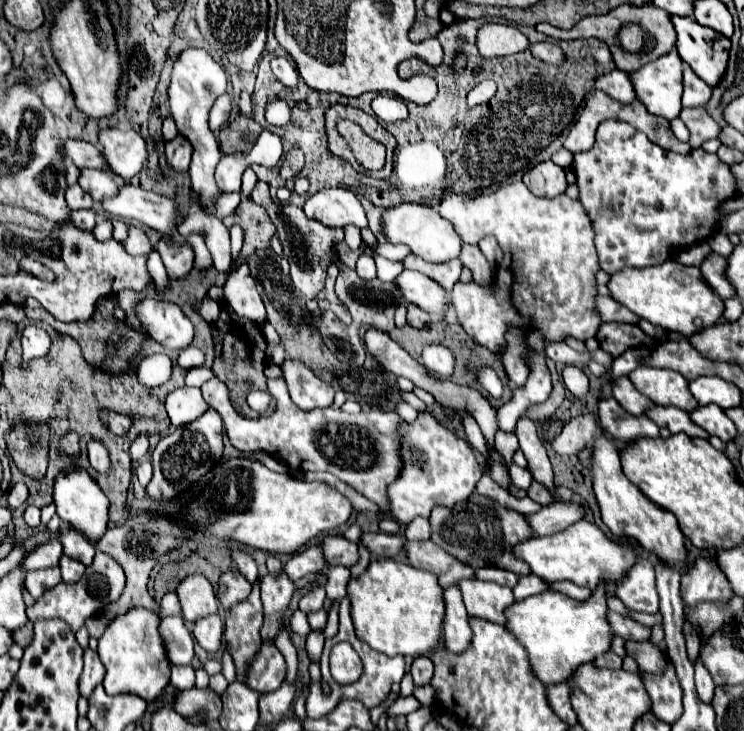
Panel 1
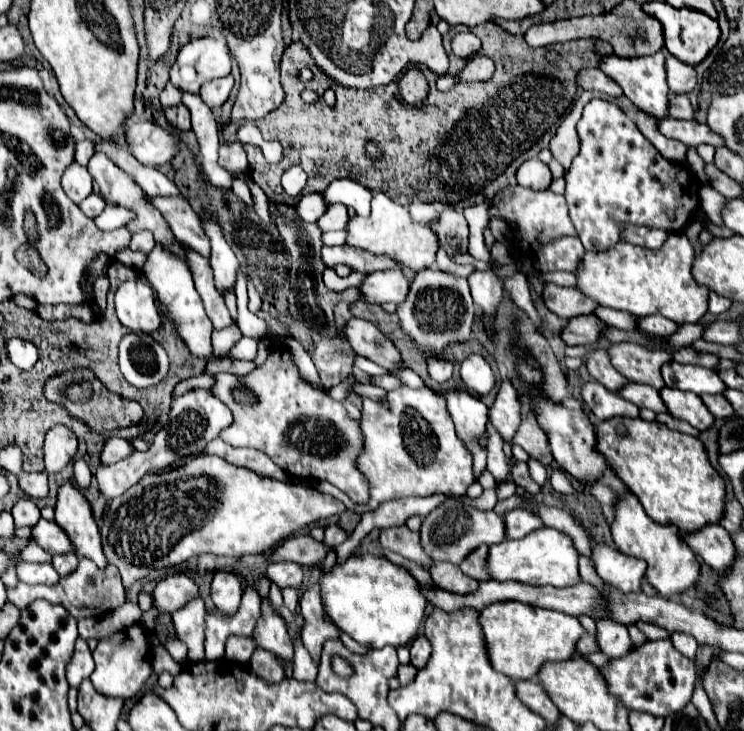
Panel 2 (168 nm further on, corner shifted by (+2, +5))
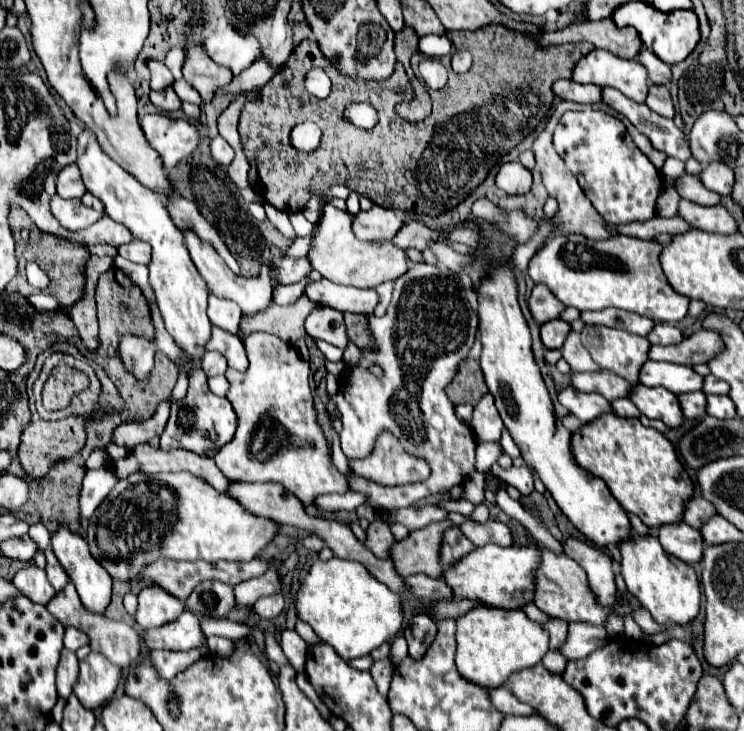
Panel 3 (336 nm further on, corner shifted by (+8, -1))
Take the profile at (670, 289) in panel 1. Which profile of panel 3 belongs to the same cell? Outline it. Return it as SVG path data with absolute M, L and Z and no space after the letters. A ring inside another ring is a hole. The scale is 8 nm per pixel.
M580 235L552 237L532 257L528 275L536 283L548 285L564 305L580 311L618 307L652 321L678 323L688 315L690 299L676 293L668 283L660 265L662 251L664 245L658 241L644 241L626 235L606 241L592 241Z

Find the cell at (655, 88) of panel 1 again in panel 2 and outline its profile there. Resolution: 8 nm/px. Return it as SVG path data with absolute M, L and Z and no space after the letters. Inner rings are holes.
M656 53L650 57L634 57L624 59L618 55L610 55L598 63L598 69L602 69L610 79L614 79L624 95L644 113L650 113L654 117L666 117L668 113L668 85L666 85L666 69L664 69L664 55Z

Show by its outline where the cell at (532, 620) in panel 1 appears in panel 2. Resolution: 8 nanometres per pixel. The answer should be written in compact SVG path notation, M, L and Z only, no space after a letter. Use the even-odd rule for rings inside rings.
M500 601L486 605L480 611L480 625L486 637L490 663L498 673L508 675L512 681L534 679L540 665L546 661L564 661L574 655L576 641L584 633L580 621L572 615L536 609L518 601Z

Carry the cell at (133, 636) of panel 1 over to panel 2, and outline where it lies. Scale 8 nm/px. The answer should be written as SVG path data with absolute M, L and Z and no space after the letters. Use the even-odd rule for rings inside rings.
M132 625L124 631L118 631L118 633L110 635L108 639L102 639L98 643L98 647L94 649L96 669L90 675L90 681L92 681L94 689L98 693L106 695L106 697L122 697L122 699L134 697L152 673L148 641L150 641L148 631L142 629L140 625Z

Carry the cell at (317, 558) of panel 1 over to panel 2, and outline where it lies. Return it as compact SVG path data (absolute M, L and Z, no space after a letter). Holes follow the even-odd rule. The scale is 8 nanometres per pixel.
M284 561L284 563L270 563L266 567L266 571L262 571L262 575L278 585L280 589L286 589L286 587L294 587L298 589L300 583L302 583L302 567L296 565L296 563L290 563L290 561Z

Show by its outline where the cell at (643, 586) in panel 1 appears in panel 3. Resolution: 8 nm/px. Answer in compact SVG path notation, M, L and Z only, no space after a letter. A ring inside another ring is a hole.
M566 539L564 551L568 557L578 561L578 565L586 571L588 583L596 593L602 605L616 603L616 575L612 571L612 557L594 545L588 545L578 539Z

